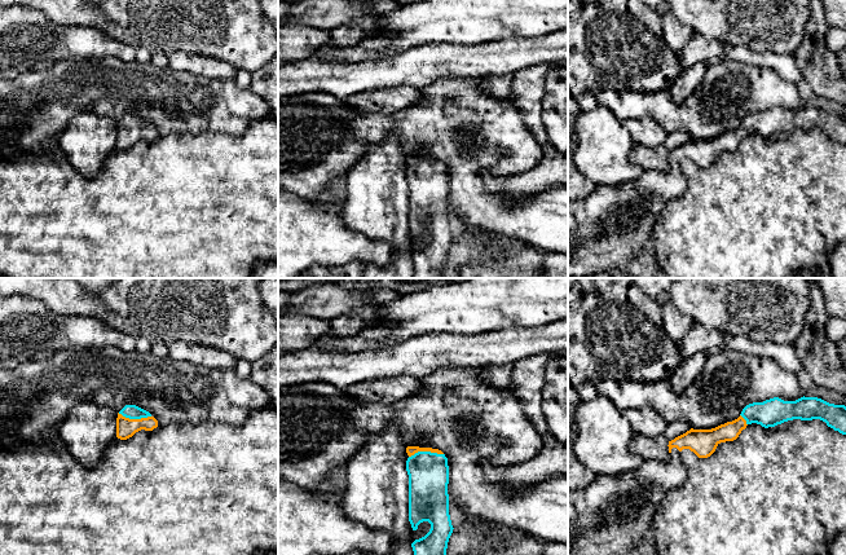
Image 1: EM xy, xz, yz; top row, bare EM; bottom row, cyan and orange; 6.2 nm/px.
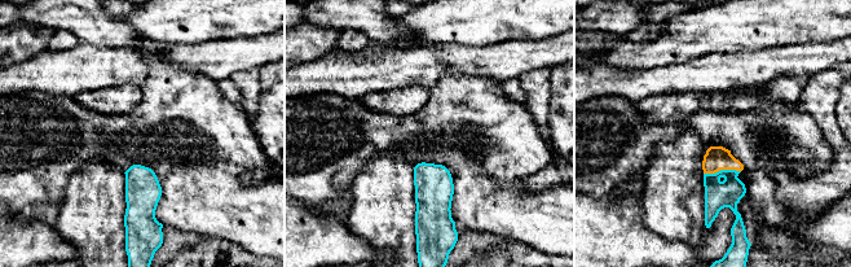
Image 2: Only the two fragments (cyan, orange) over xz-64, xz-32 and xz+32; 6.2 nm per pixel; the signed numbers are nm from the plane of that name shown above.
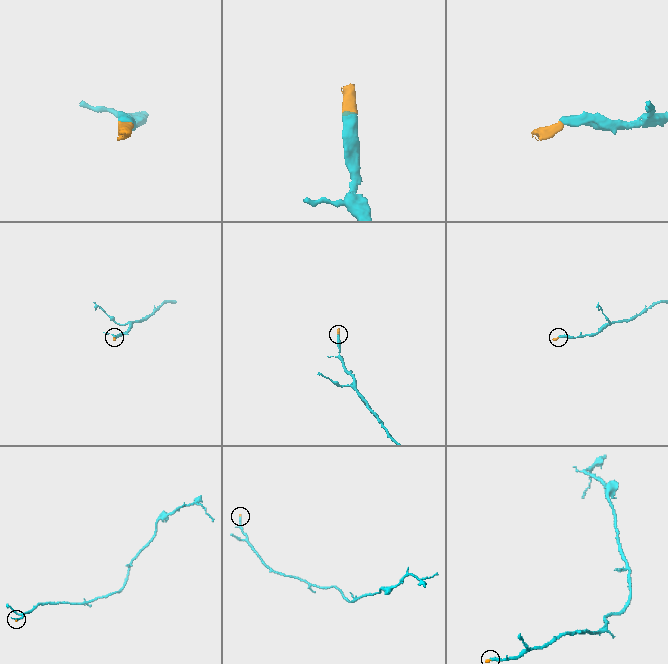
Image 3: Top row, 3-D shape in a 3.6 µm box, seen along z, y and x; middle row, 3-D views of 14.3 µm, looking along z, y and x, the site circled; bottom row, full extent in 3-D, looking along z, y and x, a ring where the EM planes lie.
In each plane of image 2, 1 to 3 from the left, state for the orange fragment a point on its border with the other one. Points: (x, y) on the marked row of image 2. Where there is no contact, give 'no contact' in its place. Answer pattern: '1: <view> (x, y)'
1: no contact
2: no contact
3: xz+32 (722, 170)

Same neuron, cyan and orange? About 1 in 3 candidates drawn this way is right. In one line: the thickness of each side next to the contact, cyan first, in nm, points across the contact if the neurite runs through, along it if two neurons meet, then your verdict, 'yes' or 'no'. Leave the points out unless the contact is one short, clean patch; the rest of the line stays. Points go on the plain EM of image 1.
260 nm thick on the cyan side, 60 nm on the other; runs through xz (428, 183), (426, 162), (410, 161); yes

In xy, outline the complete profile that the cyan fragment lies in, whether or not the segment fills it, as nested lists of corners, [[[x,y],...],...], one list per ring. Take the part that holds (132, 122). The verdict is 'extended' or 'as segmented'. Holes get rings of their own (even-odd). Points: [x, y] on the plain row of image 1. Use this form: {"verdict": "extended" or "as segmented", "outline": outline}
{"verdict": "extended", "outline": [[[125,115],[116,128],[116,147],[127,150],[136,142],[153,141],[158,137],[158,131],[146,120],[136,115]]]}

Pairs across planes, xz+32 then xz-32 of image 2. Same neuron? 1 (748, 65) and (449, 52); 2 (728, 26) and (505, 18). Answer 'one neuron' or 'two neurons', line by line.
1: one neuron
2: one neuron

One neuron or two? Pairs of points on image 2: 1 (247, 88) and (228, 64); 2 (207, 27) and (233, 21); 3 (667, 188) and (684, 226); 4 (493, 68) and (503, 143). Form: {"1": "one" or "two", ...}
{"1": "two", "2": "one", "3": "one", "4": "two"}

